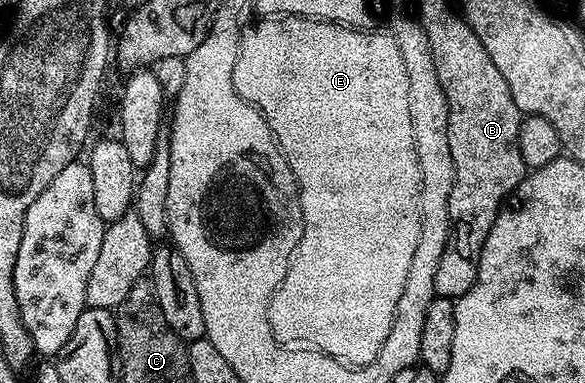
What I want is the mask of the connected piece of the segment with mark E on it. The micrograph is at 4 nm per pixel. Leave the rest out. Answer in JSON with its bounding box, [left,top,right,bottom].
[233,17,421,363]

